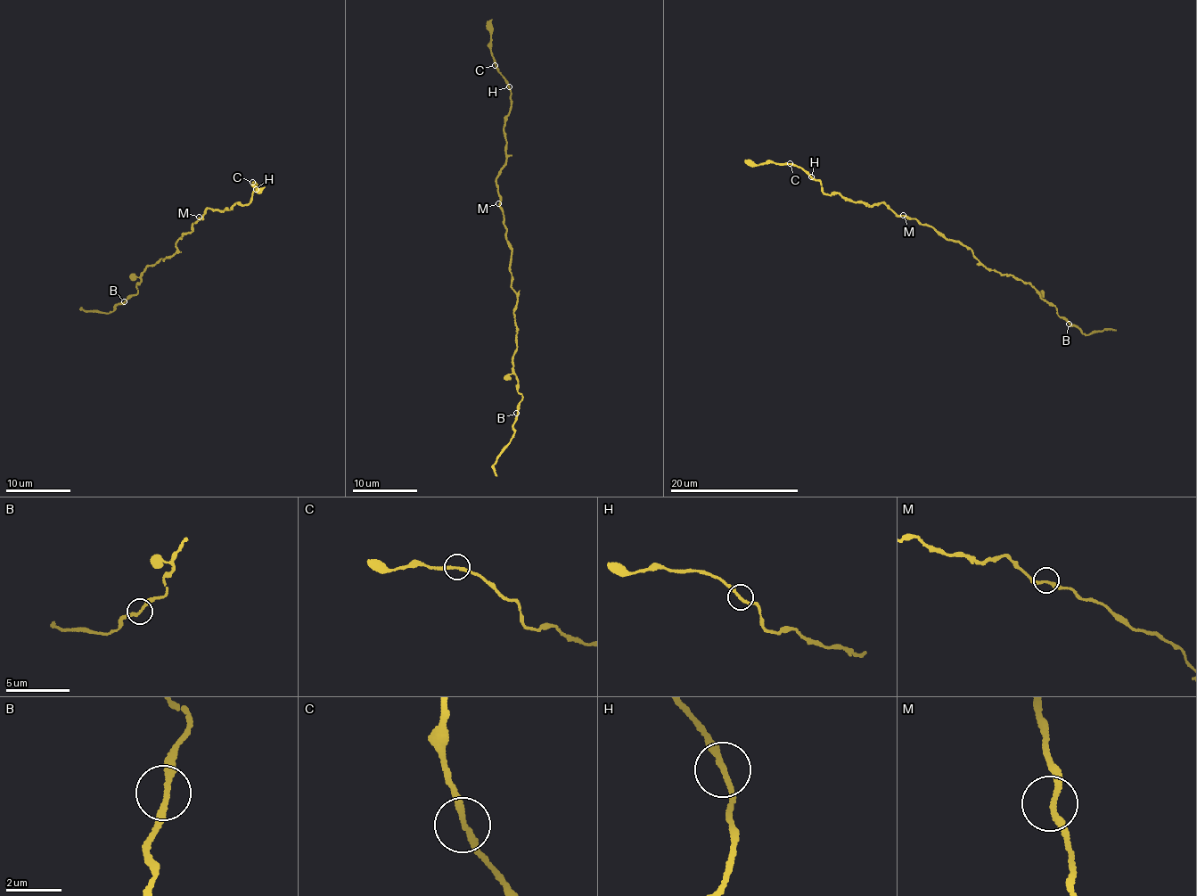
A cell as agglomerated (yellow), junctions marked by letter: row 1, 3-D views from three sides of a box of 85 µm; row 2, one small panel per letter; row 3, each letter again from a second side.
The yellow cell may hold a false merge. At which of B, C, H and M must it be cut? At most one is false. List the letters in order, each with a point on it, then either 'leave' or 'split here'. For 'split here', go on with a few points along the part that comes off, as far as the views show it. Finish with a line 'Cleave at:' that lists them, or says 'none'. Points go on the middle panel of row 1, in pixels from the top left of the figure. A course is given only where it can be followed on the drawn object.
B: at (516, 413); leave
C: at (495, 65); leave
H: at (509, 86); leave
M: at (498, 203); leave
Cleave at: none

